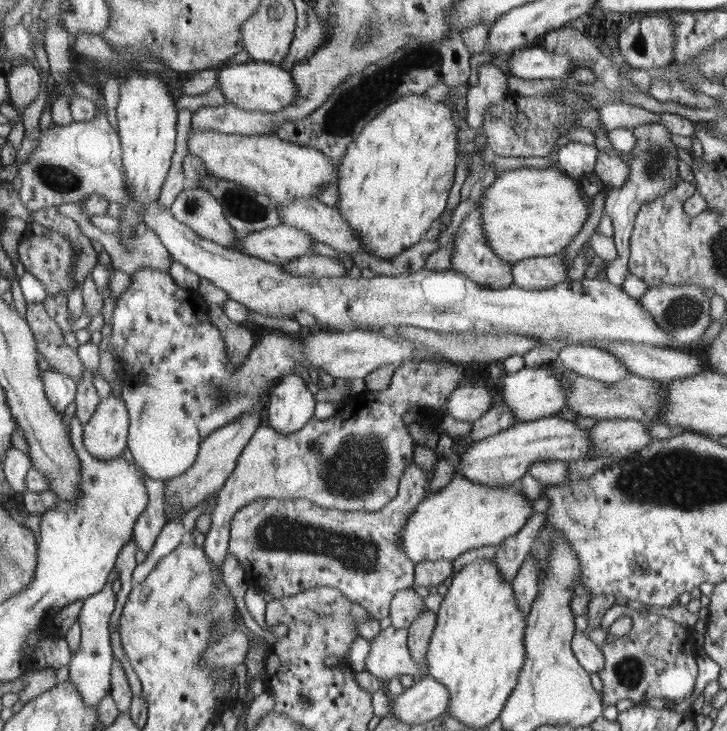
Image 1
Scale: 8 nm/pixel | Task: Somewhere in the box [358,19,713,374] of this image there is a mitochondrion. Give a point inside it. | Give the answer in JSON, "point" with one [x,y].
{"point":[681,312]}

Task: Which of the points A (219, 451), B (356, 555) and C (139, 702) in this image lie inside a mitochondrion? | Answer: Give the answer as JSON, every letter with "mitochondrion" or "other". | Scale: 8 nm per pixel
{"A":"other","B":"mitochondrion","C":"other"}

